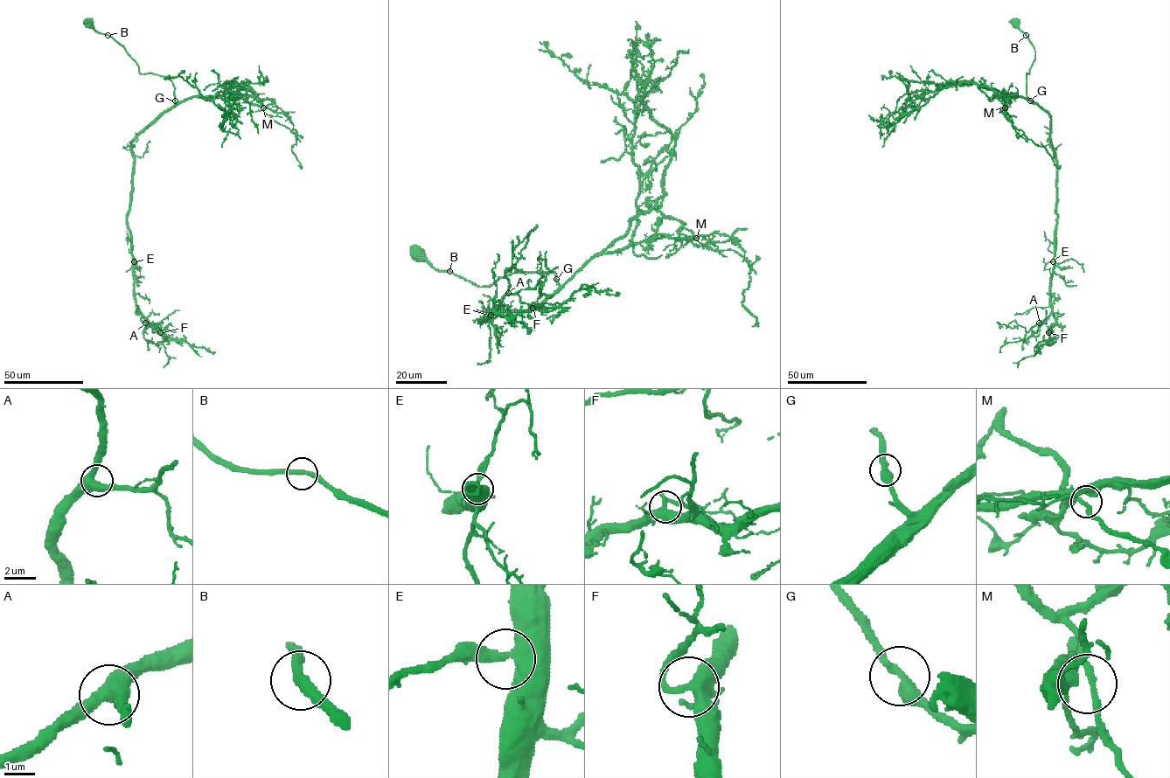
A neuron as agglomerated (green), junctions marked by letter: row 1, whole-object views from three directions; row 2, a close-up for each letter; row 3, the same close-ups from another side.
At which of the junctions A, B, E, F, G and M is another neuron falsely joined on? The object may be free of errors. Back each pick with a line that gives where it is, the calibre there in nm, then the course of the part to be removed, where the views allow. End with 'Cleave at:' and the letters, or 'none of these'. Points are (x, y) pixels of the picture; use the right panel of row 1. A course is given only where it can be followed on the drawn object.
Cleave at: none of these

